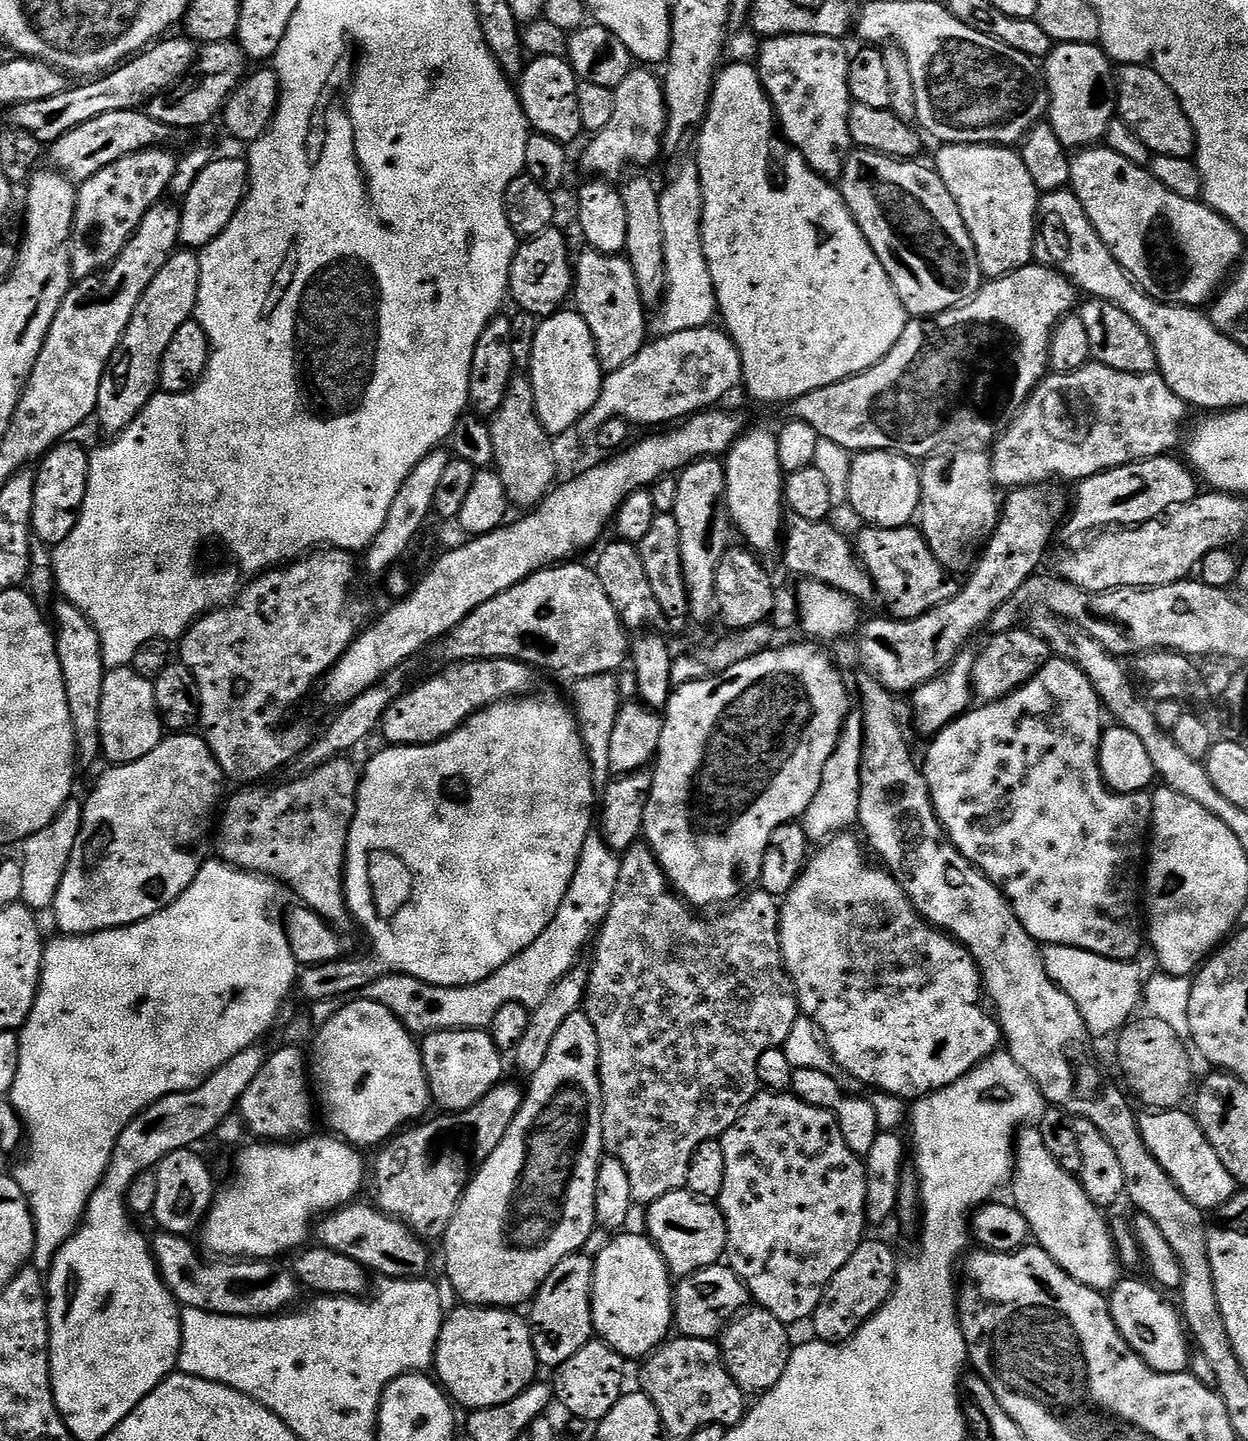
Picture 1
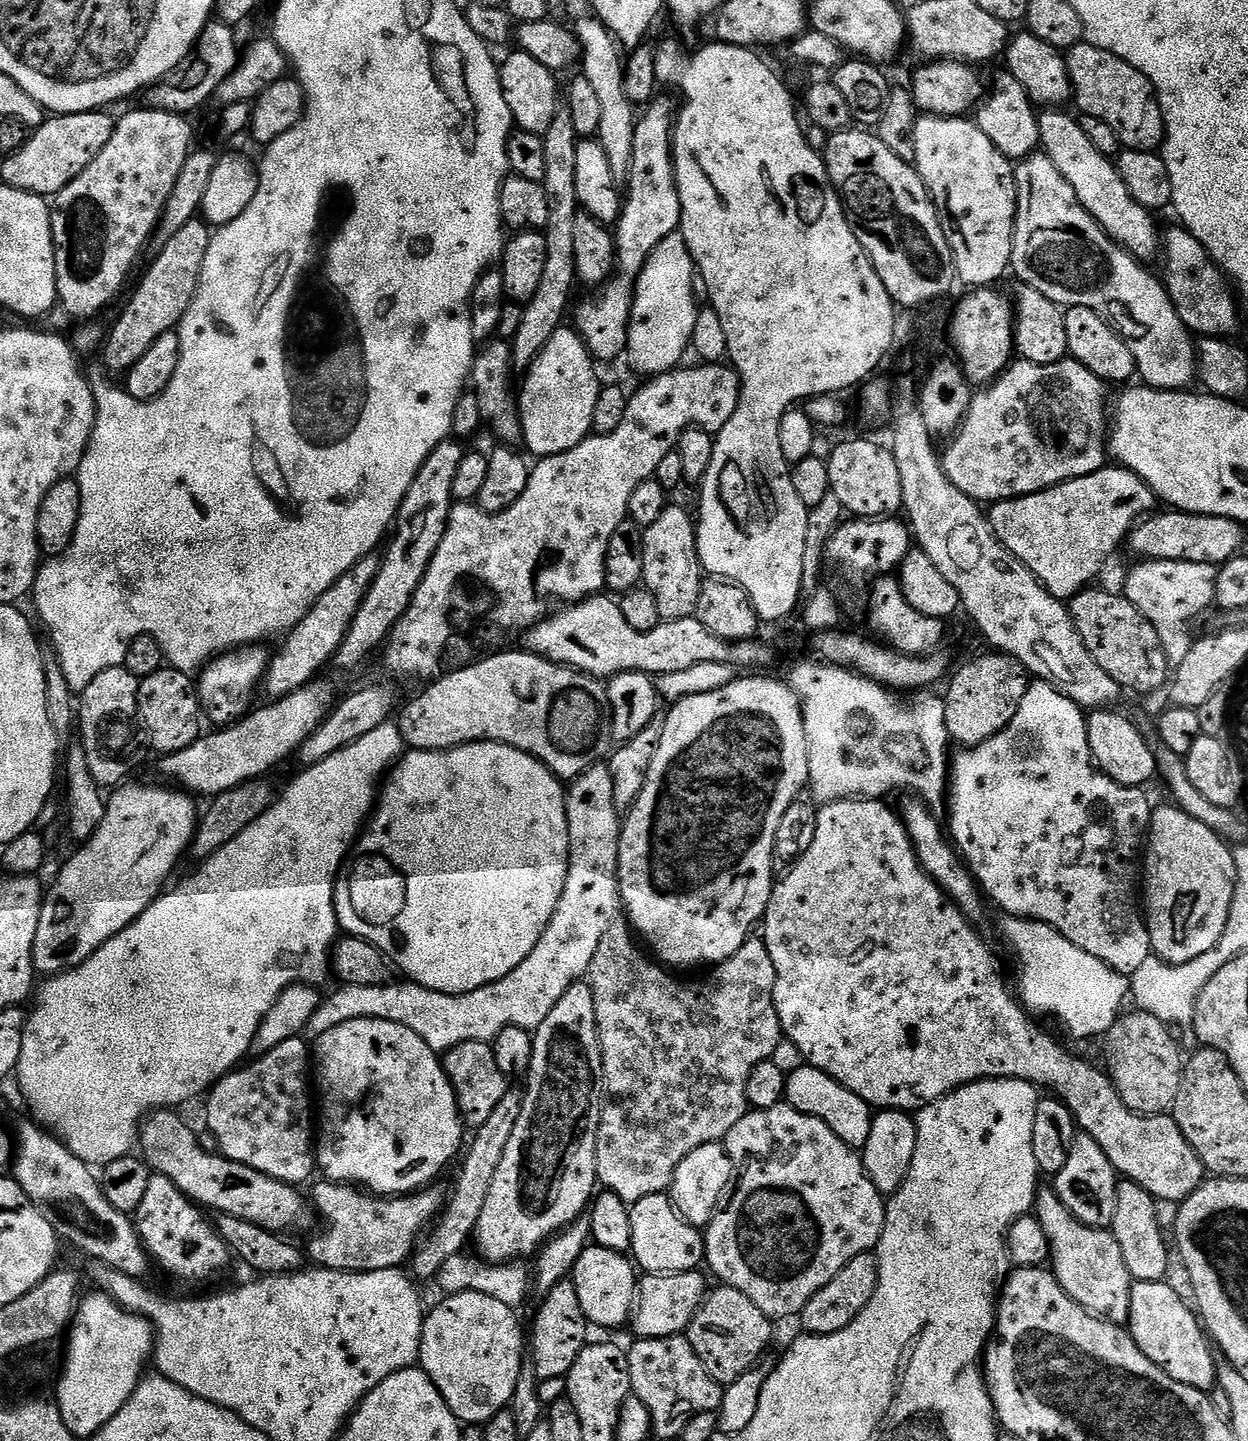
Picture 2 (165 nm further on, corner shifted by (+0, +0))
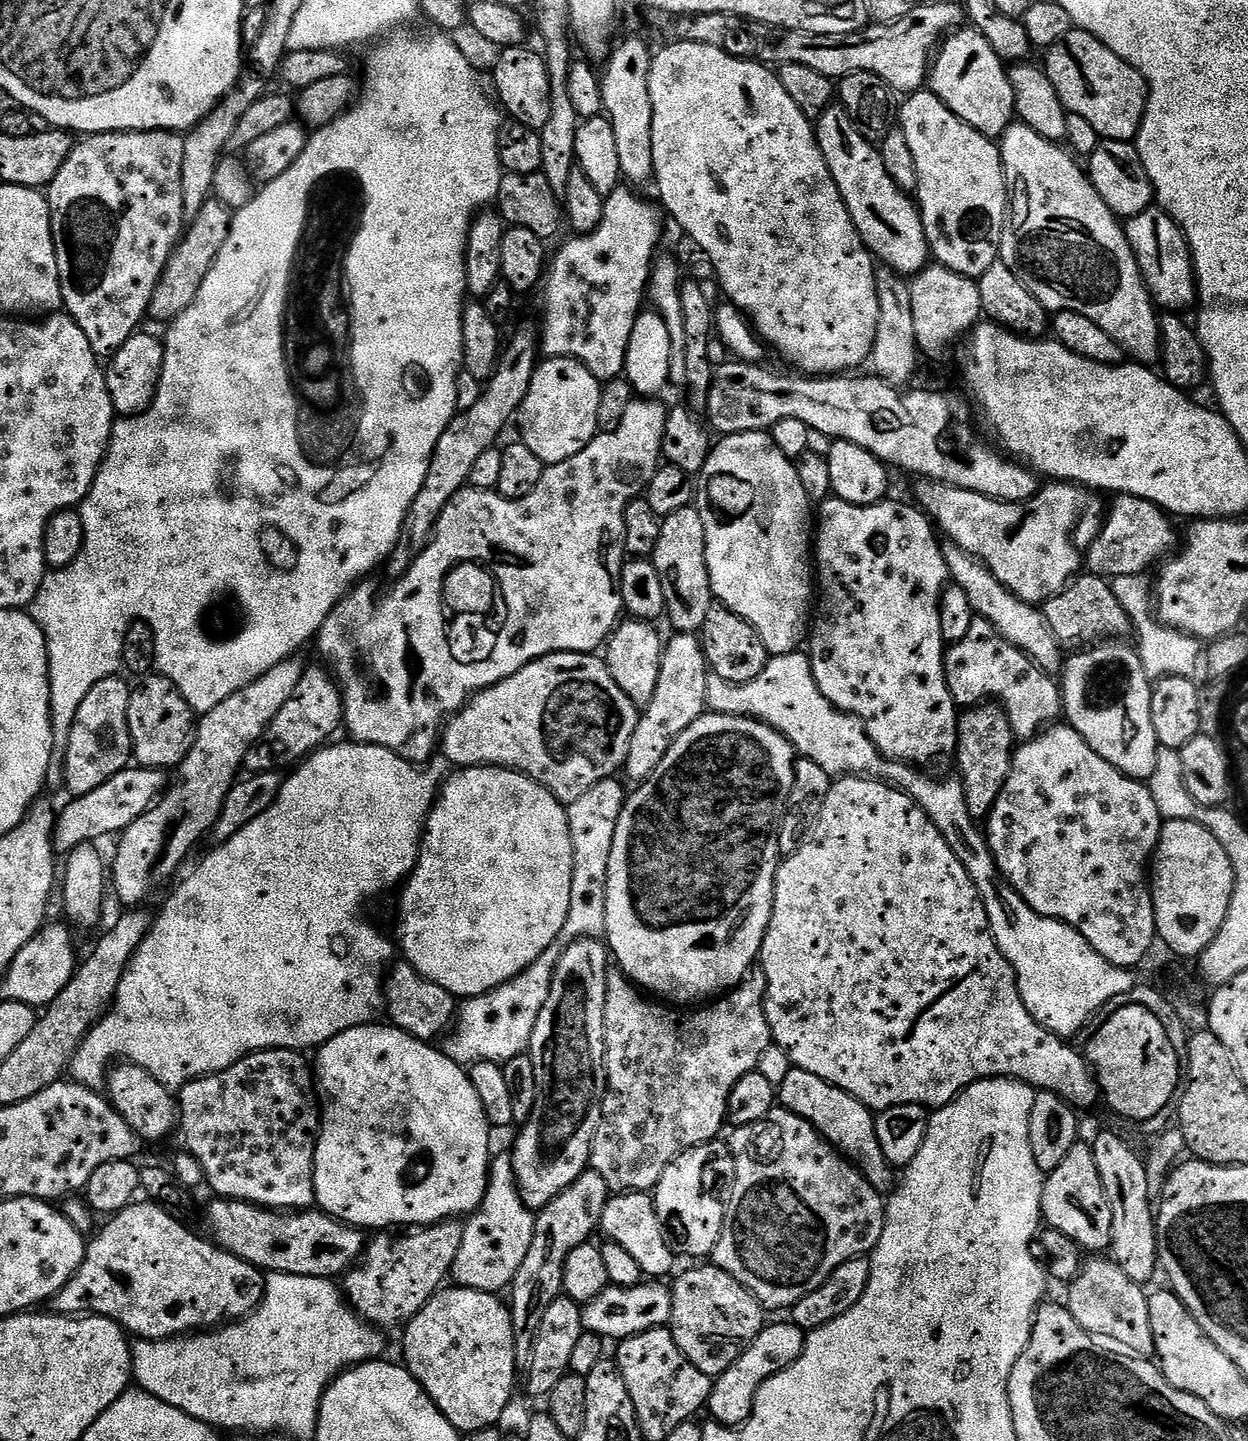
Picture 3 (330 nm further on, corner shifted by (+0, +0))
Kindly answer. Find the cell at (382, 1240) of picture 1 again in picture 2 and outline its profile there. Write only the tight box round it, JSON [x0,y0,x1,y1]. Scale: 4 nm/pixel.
[138,1110,314,1234]

